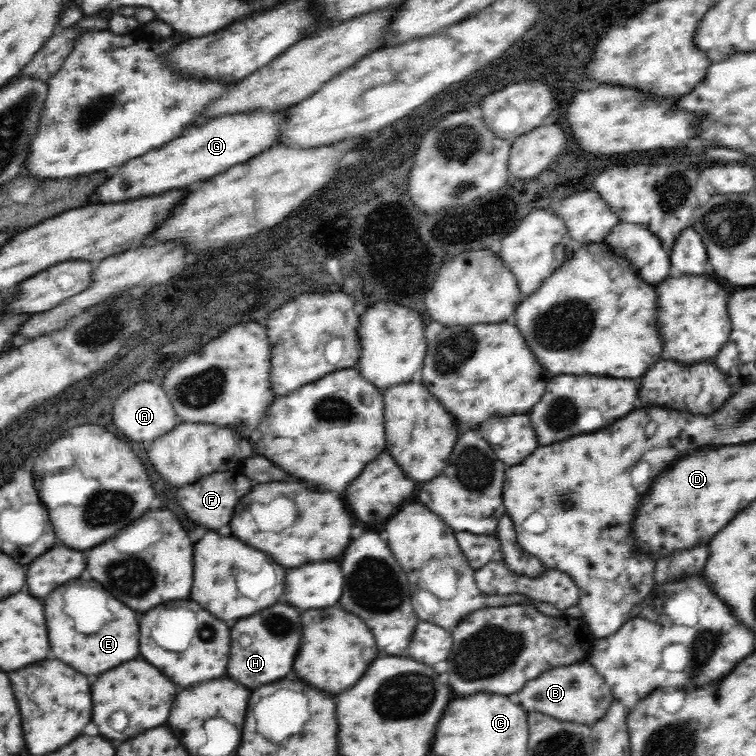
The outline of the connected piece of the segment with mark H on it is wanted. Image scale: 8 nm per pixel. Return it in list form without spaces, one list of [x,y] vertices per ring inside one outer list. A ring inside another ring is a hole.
[[[274,604],[272,610],[266,608],[254,616],[238,620],[234,624],[234,642],[230,652],[228,676],[250,688],[258,688],[260,684],[268,684],[290,674],[290,670],[294,668],[302,636],[298,628],[302,628],[300,612],[290,604]],[[270,624],[272,624],[272,634],[270,634]],[[248,636],[252,638],[252,642],[248,642]]]

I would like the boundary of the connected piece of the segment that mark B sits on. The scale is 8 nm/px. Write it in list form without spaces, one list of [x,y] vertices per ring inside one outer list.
[[[590,662],[572,663],[546,670],[526,682],[518,692],[515,692],[515,696],[525,707],[526,713],[538,711],[556,719],[588,726],[592,726],[598,719],[603,718],[604,711],[610,706],[613,698],[605,678],[602,678]]]

